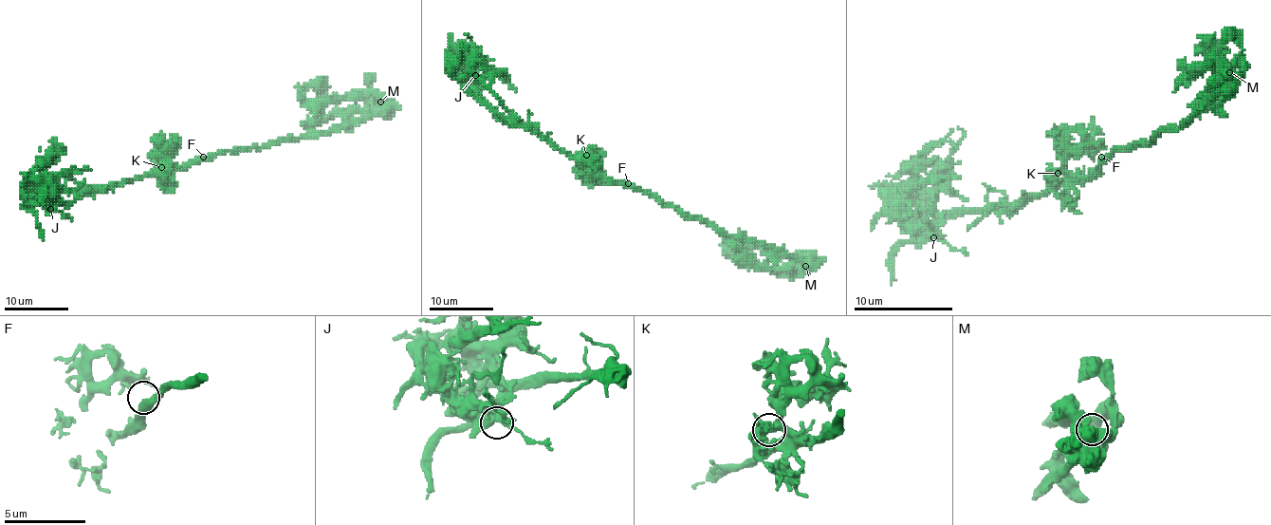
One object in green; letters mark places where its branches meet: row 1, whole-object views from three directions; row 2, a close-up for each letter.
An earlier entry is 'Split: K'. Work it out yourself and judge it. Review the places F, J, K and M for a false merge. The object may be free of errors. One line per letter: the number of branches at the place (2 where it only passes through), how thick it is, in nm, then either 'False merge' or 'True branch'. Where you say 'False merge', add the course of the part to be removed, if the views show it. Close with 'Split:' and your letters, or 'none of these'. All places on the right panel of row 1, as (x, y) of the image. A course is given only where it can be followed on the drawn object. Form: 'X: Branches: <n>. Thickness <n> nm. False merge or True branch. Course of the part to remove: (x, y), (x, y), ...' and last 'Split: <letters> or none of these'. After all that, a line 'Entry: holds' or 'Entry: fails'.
F: Branches: 2. Thickness 460 nm. True branch
J: Branches: 3. Thickness 360 nm. True branch
K: Branches: 4. Thickness 480 nm. False merge. Course of the part to remove: (1057, 174), (1054, 181), (893, 191), (889, 196), (893, 200)
M: Branches: 3. Thickness 600 nm. True branch
Split: K
Entry: holds

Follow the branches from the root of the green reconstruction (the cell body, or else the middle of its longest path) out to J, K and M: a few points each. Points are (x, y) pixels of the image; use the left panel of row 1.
J: (202, 159), (174, 169), (154, 169), (111, 186), (37, 193), (52, 197), (50, 209)
K: (202, 159), (173, 169), (162, 167)
M: (202, 159), (211, 159), (226, 151), (261, 148), (282, 140), (313, 137), (357, 124), (369, 116), (380, 102)

